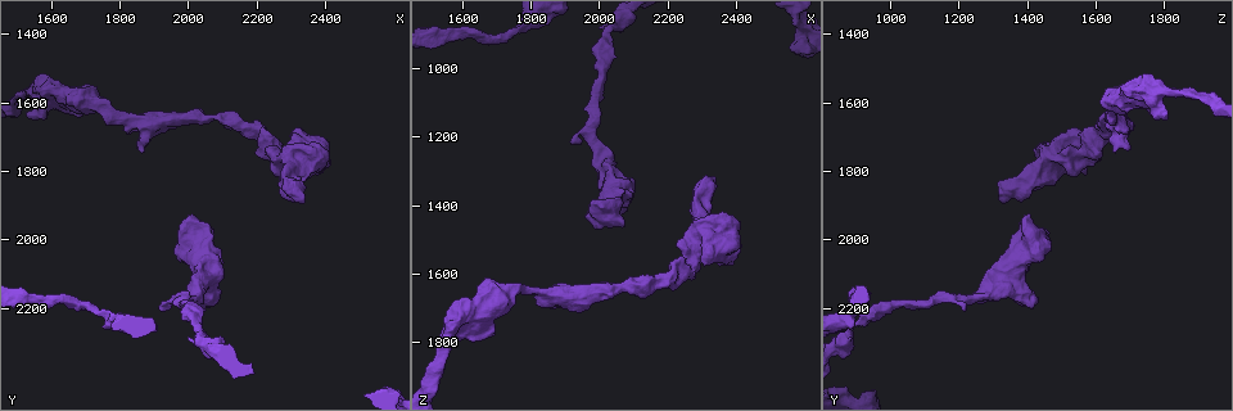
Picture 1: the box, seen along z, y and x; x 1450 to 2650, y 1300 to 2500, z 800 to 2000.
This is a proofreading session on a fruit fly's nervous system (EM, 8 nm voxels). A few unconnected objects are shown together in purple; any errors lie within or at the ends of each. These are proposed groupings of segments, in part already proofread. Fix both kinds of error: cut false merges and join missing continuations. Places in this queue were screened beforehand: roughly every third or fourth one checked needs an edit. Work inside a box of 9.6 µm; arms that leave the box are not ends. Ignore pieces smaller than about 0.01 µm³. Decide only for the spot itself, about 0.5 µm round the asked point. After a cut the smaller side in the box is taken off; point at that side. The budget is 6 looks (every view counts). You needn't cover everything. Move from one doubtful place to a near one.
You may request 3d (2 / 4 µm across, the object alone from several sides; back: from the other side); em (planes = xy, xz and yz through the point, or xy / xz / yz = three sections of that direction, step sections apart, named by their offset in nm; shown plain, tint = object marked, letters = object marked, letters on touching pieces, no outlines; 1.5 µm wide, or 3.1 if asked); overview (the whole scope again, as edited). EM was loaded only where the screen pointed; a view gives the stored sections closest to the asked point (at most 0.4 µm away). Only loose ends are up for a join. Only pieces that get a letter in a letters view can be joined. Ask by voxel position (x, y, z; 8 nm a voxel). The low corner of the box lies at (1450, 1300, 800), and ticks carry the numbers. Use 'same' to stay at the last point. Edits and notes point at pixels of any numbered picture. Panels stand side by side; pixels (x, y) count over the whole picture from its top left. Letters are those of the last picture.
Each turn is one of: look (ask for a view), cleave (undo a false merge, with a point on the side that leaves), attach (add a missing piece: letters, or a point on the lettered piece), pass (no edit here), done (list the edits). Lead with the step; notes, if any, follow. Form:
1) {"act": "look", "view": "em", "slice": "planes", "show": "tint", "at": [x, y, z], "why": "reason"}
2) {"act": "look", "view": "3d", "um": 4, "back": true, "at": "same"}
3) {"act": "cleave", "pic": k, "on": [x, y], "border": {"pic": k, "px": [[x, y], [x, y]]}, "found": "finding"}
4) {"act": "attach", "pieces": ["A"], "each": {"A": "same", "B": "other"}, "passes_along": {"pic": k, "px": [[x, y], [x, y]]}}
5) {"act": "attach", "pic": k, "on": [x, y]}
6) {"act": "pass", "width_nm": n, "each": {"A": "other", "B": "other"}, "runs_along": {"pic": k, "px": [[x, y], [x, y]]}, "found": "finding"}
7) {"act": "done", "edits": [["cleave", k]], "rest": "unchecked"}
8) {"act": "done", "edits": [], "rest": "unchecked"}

{"act": "look", "view": "em", "slice": "planes", "show": "letters", "at": [1920, 2190, 1200], "why": "an open end"}

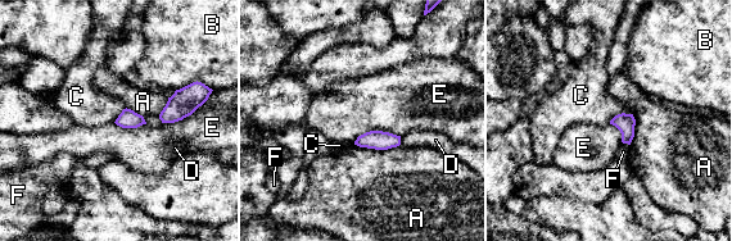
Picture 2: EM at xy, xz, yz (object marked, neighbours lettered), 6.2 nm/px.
{"act": "pass", "width_nm": 110, "each": {"A": "other", "B": "other", "C": "other", "D": "other", "E": "other", "F": "other"}, "border": {"pic": 2, "px": [[632, 113], [618, 113], [609, 122]]}, "found": "no lettered piece goes on from it"}

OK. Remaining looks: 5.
{"act": "look", "view": "3d", "um": 2, "at": [2030, 2260, 890], "why": "a narrow waist"}

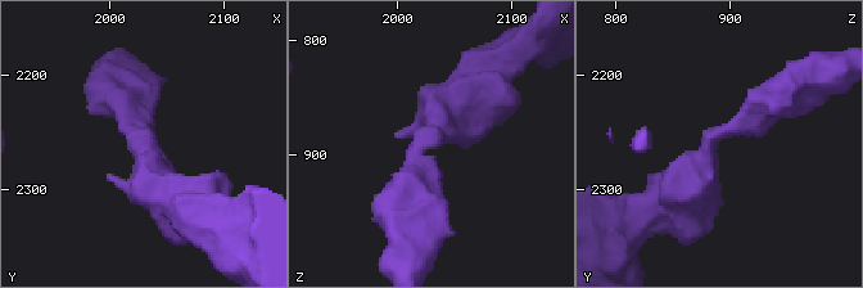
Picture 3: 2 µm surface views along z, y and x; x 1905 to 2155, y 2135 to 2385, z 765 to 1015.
{"act": "look", "view": "em", "slice": "planes", "show": "letters", "at": [2022, 2256, 890], "arm_widths_nm": [300, 360]}

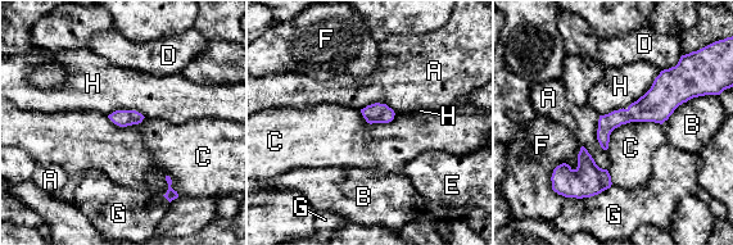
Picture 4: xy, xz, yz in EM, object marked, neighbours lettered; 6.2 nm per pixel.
{"act": "pass", "longest_contact_nm": ["C", 380], "each": {"A": "other", "B": "other", "C": "other", "D": "other", "E": "other", "F": "other", "G": "other", "H": "other"}, "found": "continuous, no second cell"}

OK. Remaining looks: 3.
{"act": "look", "view": "em", "slice": "yz", "step": 8, "show": "letters", "at": [1540, 1630, 1810], "why": "stops while still wide"}

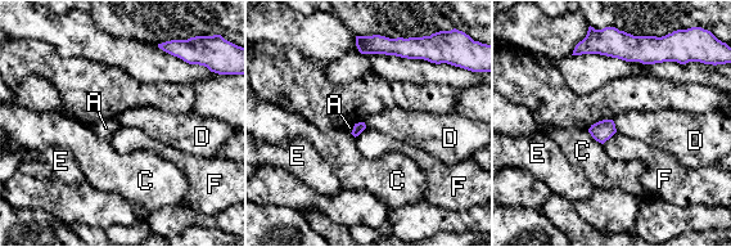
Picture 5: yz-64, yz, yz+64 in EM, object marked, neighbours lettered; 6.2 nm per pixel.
{"act": "pass", "each": {"A": "other", "C": "other", "D": "other", "E": "other", "F": "other"}, "border": {"pic": 5, "px": [[612, 120], [617, 130]]}, "found": "no lettered piece goes on from it"}

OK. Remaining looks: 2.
{"act": "done", "edits": [], "rest": "unchecked"}

